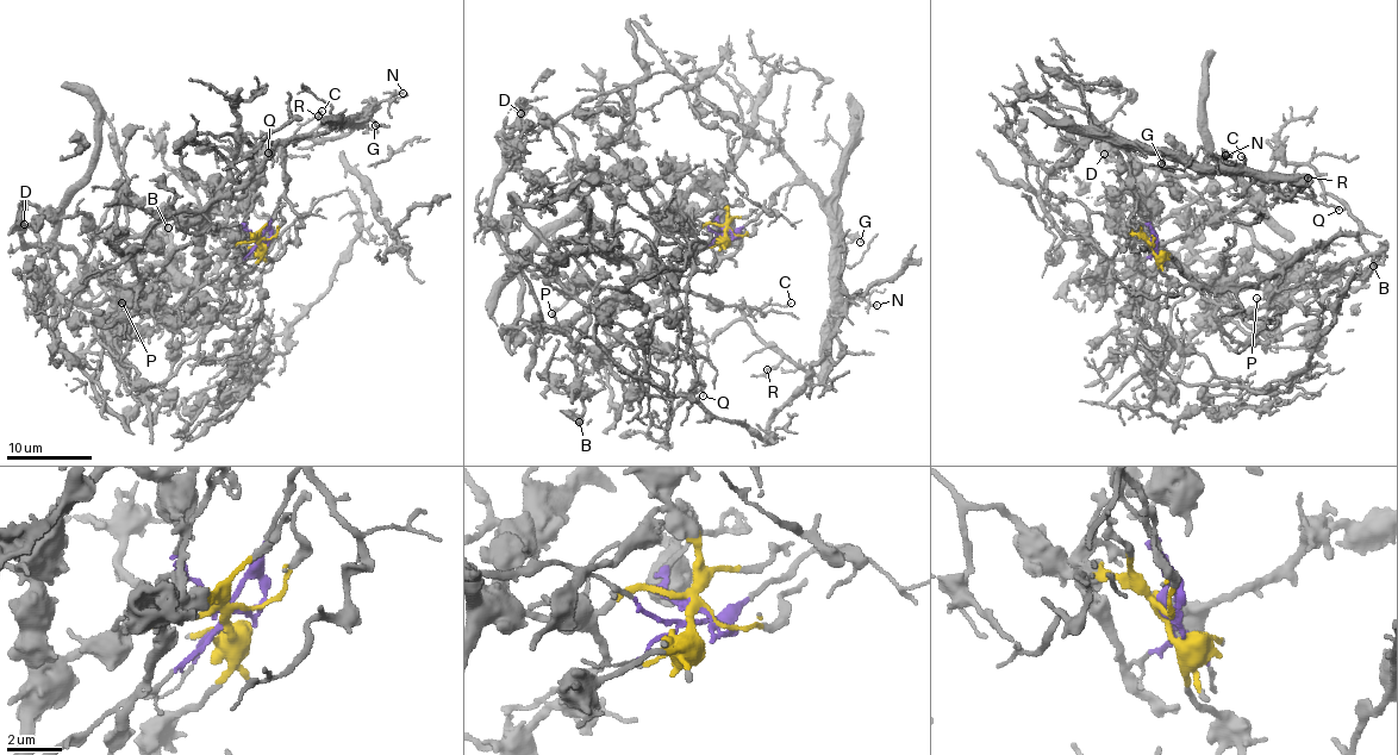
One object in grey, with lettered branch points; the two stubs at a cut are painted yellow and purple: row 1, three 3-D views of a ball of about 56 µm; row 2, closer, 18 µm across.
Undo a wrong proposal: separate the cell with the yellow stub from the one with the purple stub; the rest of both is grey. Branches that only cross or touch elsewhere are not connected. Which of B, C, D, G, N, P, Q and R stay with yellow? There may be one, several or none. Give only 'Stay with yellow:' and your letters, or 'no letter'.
Stay with yellow: B, D, P

